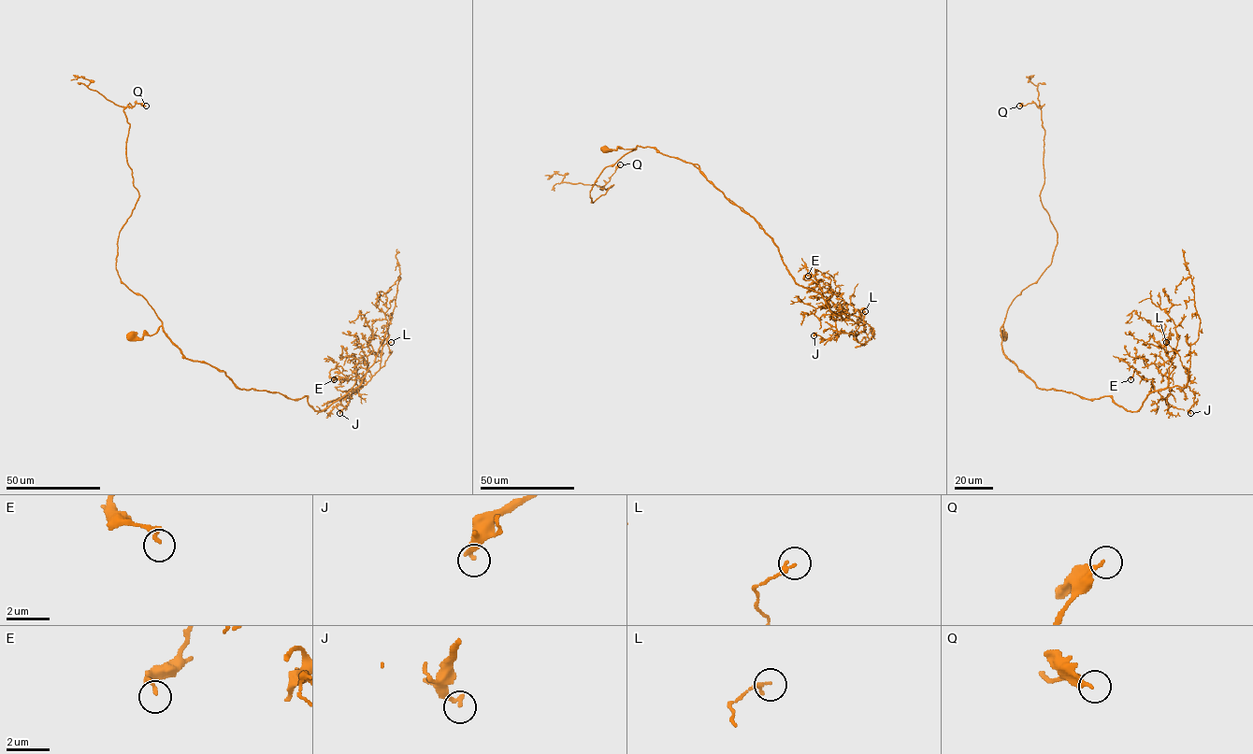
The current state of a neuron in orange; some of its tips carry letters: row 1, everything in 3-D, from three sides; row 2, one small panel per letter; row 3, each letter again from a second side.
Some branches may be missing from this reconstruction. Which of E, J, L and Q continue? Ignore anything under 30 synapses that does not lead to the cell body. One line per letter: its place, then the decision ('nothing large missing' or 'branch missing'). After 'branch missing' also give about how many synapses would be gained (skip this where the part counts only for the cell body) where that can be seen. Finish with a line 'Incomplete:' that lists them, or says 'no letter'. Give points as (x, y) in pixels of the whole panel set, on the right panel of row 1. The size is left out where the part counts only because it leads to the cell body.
E: place (1130, 379); nothing large missing
J: place (1190, 413); nothing large missing
L: place (1166, 342); nothing large missing
Q: place (1019, 106); nothing large missing
Incomplete: no letter

